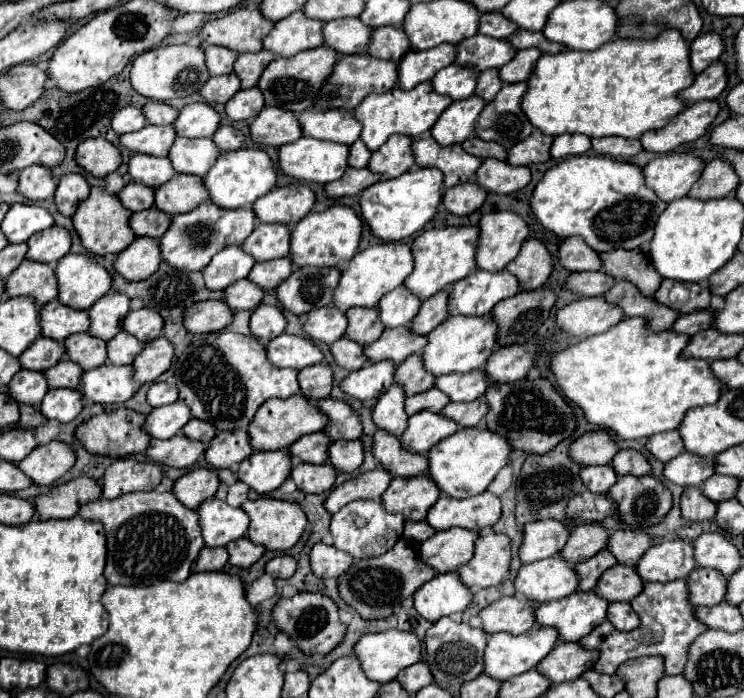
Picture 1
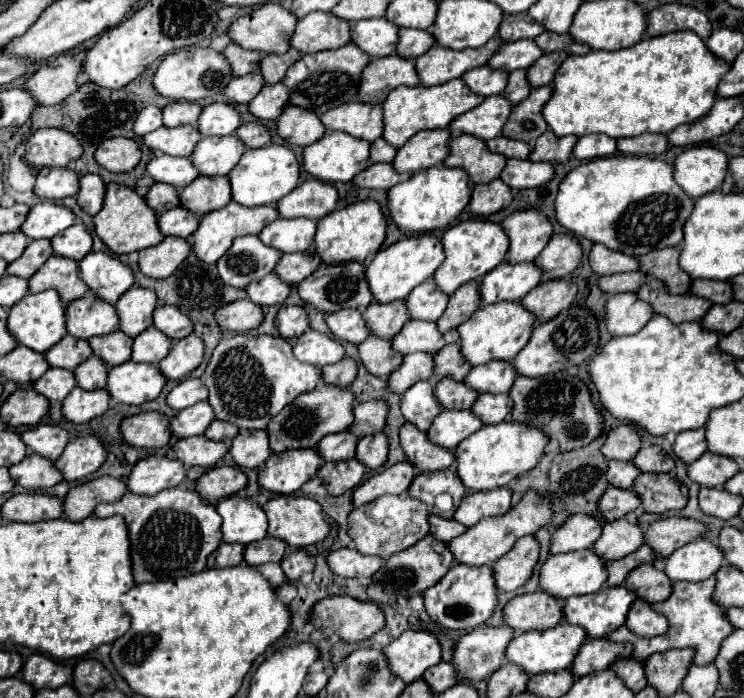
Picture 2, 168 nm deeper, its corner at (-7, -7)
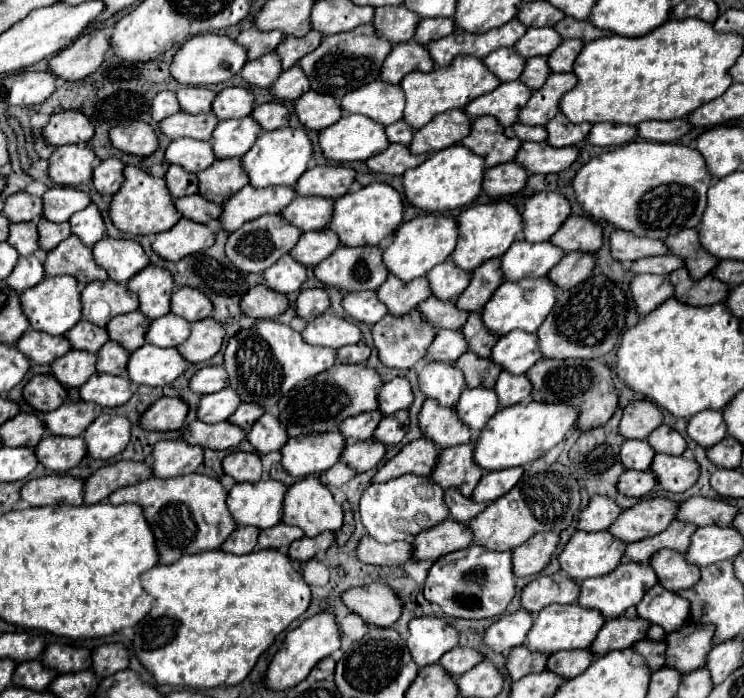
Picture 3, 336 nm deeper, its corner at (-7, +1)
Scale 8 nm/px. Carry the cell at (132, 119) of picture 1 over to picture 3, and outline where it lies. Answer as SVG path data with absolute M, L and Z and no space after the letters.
M159 92L153 100L153 106L151 106L151 114L155 120L163 120L167 116L173 116L181 110L179 102L177 102L177 96L175 92Z

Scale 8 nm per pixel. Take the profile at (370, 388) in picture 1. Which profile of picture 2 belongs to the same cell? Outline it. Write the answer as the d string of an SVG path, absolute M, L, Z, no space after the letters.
M431 354L403 356L403 362L397 370L387 376L387 390L393 394L403 394L419 380L431 380Z

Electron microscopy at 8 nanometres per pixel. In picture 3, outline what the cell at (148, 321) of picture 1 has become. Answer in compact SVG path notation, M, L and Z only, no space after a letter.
M183 286L171 298L171 312L187 318L189 322L197 322L213 314L213 304L201 290Z

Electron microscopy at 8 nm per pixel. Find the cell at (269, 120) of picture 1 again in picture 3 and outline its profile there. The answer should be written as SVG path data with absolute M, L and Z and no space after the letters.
M315 90L305 92L305 96L297 100L295 112L301 124L309 130L323 130L343 116L343 110L333 96L319 94Z

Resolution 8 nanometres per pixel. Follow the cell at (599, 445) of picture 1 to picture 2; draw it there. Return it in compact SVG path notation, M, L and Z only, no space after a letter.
M619 424L609 432L605 444L601 446L601 454L605 456L605 460L629 462L635 458L639 448L641 448L641 438L637 436L635 428L629 424Z

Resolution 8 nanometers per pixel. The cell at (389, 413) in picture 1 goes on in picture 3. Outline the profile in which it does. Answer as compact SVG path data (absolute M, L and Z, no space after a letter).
M431 360L419 374L421 392L443 406L453 406L465 388L463 372L453 362Z

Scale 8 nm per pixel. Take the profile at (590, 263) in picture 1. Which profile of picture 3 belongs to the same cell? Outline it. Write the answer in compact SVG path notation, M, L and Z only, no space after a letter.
M615 230L611 234L611 254L613 258L631 264L639 258L647 258L647 256L659 256L659 254L667 254L667 244L663 240L651 240L651 238L643 238L643 236L635 236L633 232L627 230Z

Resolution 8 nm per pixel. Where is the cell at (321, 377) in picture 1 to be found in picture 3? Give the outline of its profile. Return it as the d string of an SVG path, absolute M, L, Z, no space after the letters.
M357 342L357 344L349 344L337 350L337 360L339 362L351 362L351 364L361 364L369 358L371 348L365 342Z

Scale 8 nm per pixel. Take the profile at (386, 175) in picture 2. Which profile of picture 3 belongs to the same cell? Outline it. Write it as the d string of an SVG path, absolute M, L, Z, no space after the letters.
M391 144L385 152L375 154L367 160L369 170L373 172L383 172L383 174L403 174L409 168L419 166L429 154L421 154L415 156L411 154L409 146L405 144Z

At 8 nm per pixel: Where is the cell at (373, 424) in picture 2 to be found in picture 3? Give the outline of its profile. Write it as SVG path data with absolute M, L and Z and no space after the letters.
M397 376L391 382L385 382L379 392L379 410L385 416L409 408L411 402L413 402L413 390L405 376Z

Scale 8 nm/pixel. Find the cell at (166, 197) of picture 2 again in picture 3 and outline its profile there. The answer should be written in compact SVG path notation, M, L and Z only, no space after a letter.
M171 166L165 174L165 180L169 184L169 192L173 198L179 198L179 196L189 196L189 194L195 194L199 190L199 180L195 174L187 172L185 168L181 166Z

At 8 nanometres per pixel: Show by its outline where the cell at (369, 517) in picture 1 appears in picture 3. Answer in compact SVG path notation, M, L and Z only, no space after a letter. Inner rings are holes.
M405 474L393 480L387 480L383 484L371 484L359 504L361 512L361 522L365 530L379 542L395 542L395 540L411 540L419 532L429 530L443 522L449 516L449 508L443 500L445 492L443 488L431 480L431 476L415 476L415 474ZM419 490L429 490L429 494L419 492Z

